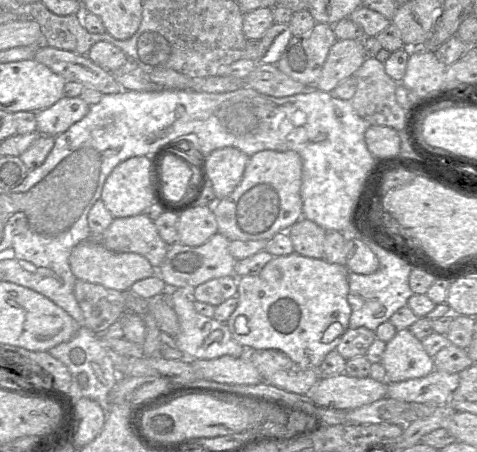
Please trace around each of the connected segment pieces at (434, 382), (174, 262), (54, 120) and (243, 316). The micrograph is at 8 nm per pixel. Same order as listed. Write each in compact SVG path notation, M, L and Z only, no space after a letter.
M433 370L426 376L400 382L388 382L387 397L422 404L449 404L452 393L459 385L459 374Z
M220 233L214 234L207 242L192 247L179 242L169 245L169 249L157 275L168 288L194 289L196 286L211 279L235 276L234 267L237 260L229 252L231 241Z
M63 96L52 106L36 113L36 131L42 135L57 136L84 118L89 110L90 105L80 96Z
M294 251L288 255L274 256L257 275L237 278L238 304L226 322L232 338L246 349L276 349L288 355L302 368L319 370L326 355L336 349L349 328L351 306L347 300L347 266L306 257Z

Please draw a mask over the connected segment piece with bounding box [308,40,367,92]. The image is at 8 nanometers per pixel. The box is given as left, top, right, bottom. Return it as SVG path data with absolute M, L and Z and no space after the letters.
M336 40L329 51L320 78L314 86L308 87L315 87L323 92L333 92L341 82L353 76L366 59L363 40Z

